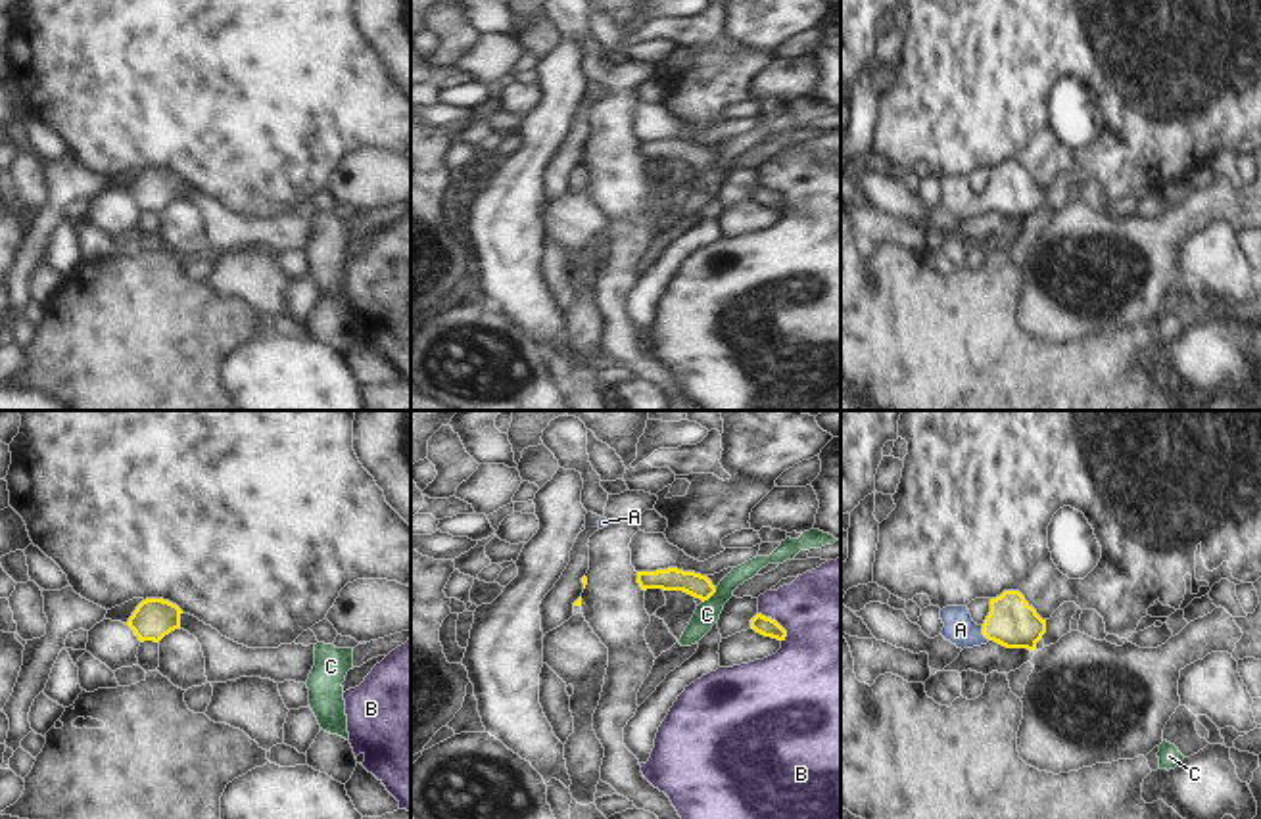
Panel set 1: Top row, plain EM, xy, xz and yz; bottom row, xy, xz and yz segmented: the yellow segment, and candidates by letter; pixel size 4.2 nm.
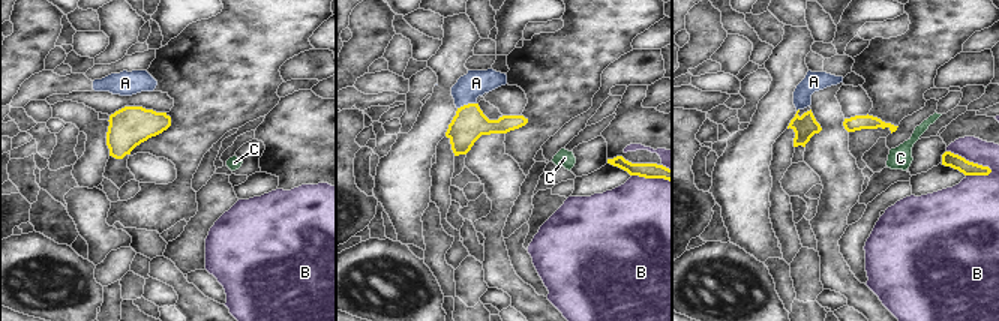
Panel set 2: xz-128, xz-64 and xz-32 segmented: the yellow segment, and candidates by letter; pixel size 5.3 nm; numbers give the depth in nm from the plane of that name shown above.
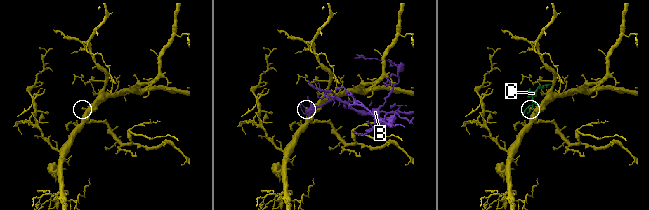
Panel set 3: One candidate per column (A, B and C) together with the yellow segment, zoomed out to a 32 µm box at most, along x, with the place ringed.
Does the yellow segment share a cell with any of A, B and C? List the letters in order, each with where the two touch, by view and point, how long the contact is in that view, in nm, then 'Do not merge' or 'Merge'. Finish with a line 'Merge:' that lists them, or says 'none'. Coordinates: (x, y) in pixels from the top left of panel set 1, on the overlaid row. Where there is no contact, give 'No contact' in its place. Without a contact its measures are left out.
A: Touches yellow at yz (983, 633). Shared border 70 nm. Merge
B: Touches yellow at xz (778, 624). Shared border 170 nm. Do not merge
C: Touches yellow at xz (711, 595). Shared border 90 nm. Do not merge
Merge: A

